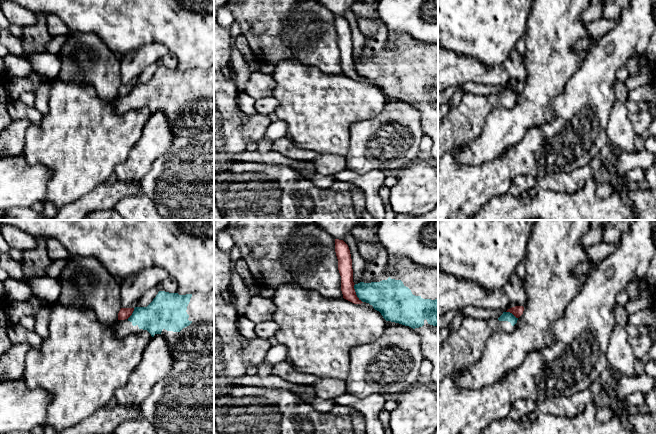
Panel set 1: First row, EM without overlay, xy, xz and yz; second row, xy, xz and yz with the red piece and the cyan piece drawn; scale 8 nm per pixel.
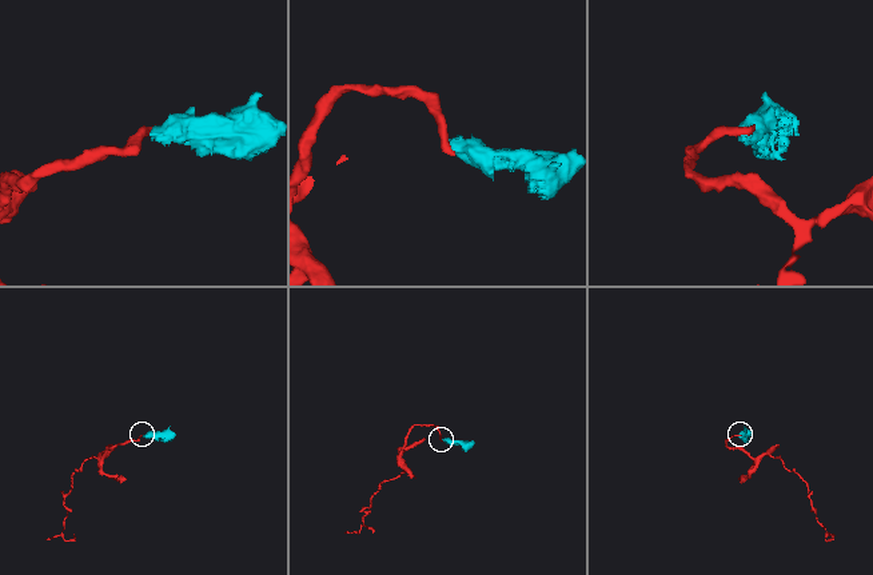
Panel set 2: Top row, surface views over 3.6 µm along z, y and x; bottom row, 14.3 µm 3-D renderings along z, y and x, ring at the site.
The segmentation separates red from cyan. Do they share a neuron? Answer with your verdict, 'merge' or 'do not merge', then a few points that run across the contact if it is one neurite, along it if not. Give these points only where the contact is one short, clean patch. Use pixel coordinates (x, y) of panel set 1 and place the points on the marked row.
do not merge; line xz (354, 284), (356, 296), (362, 302)

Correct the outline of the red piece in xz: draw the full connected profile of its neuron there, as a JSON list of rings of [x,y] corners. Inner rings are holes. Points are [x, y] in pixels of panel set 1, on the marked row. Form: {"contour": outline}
{"contour": [[[335,239],[335,252],[338,259],[338,270],[341,276],[341,291],[343,298],[354,303],[363,303],[356,295],[353,282],[352,259],[348,245]]]}

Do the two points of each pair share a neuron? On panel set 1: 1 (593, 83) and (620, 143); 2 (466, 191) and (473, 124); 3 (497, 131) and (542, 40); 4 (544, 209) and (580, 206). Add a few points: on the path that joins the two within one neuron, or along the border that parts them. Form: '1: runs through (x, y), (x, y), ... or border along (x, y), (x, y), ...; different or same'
1: border along (616, 100), (611, 105), (604, 130); different
2: border along (485, 120), (482, 132), (477, 137), (450, 150); different
3: runs through (520, 111), (542, 89), (542, 63); same
4: runs through (553, 209), (571, 209); same

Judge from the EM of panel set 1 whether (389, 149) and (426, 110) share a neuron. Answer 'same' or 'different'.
different

